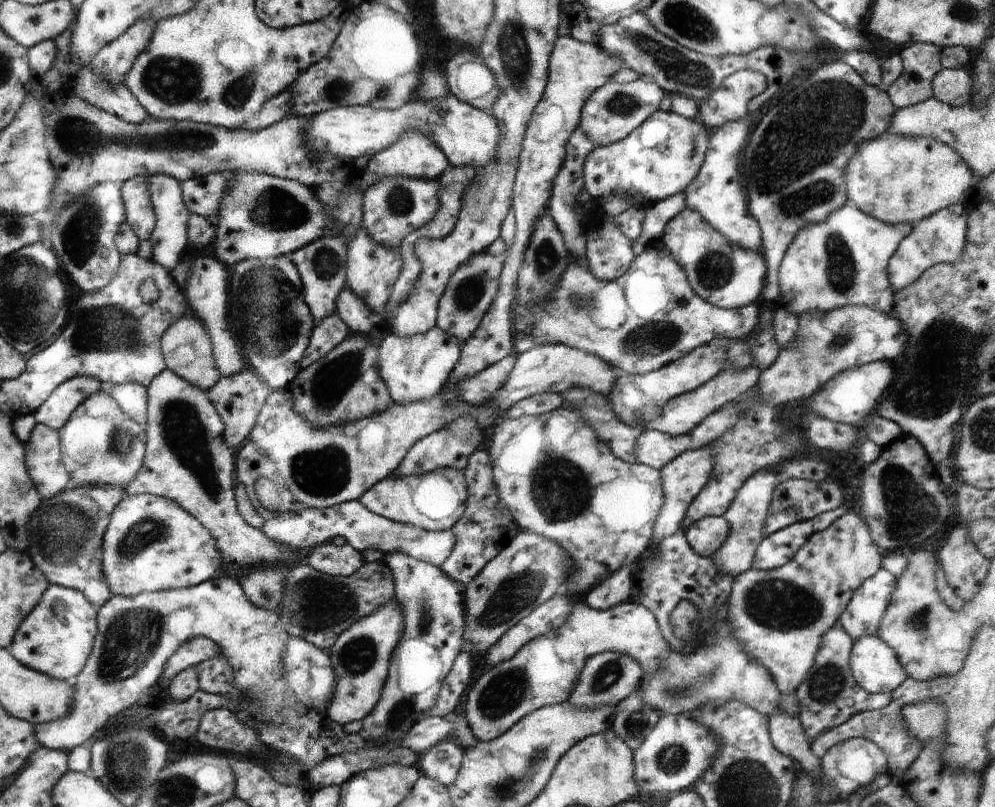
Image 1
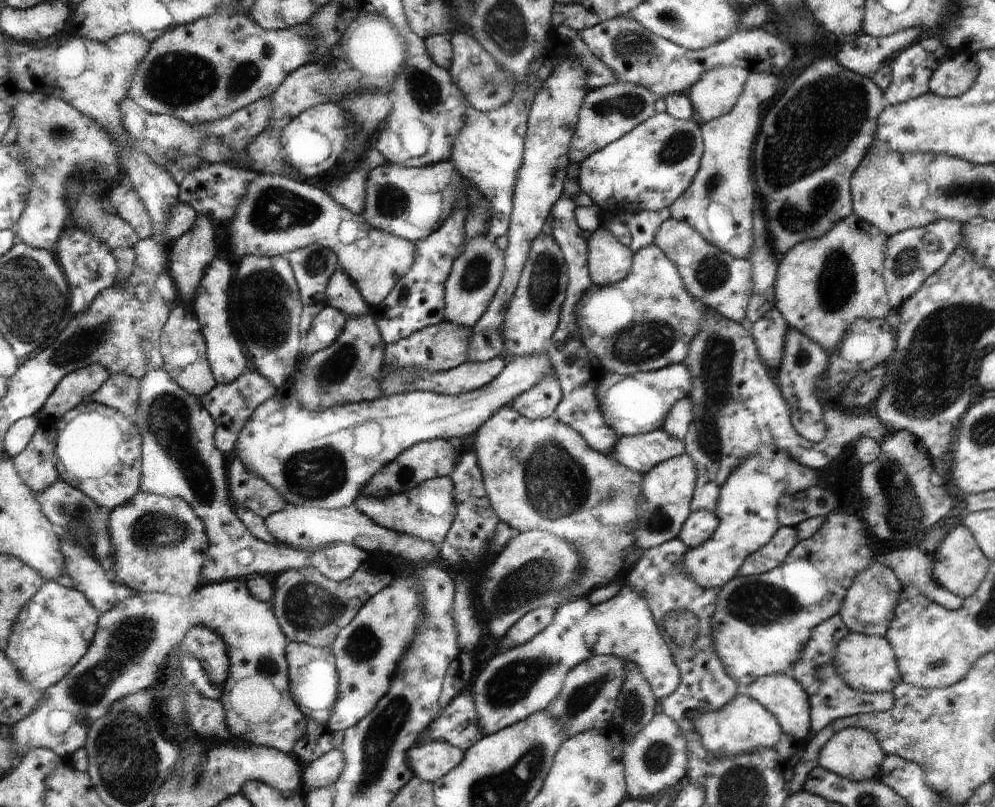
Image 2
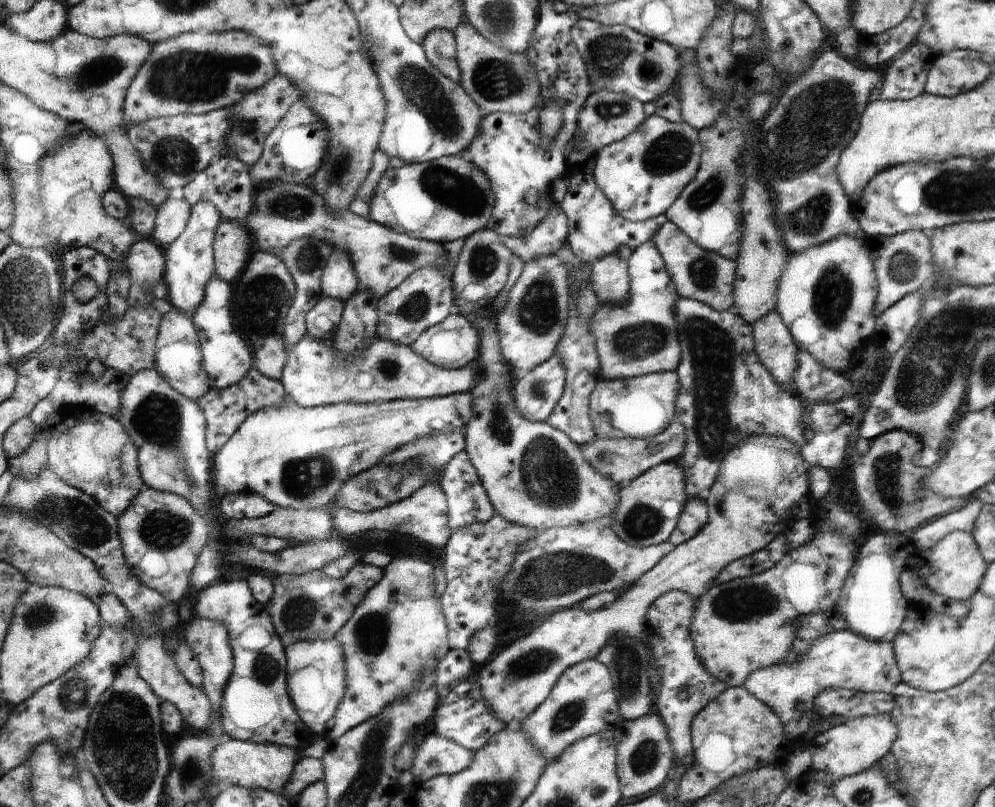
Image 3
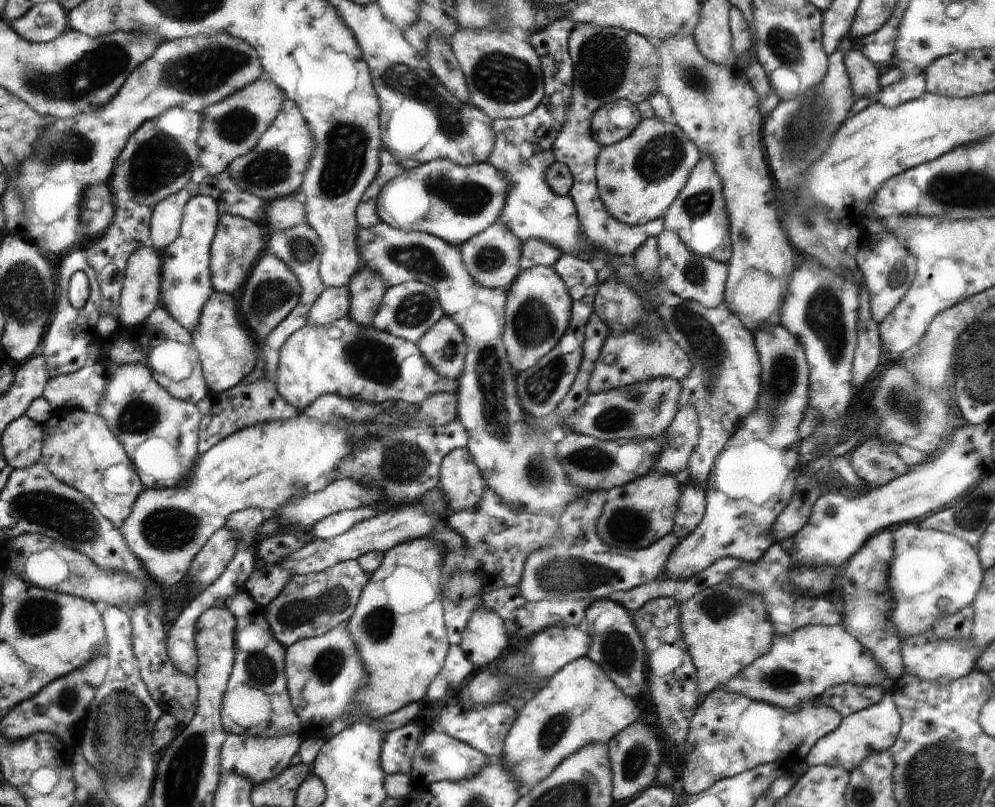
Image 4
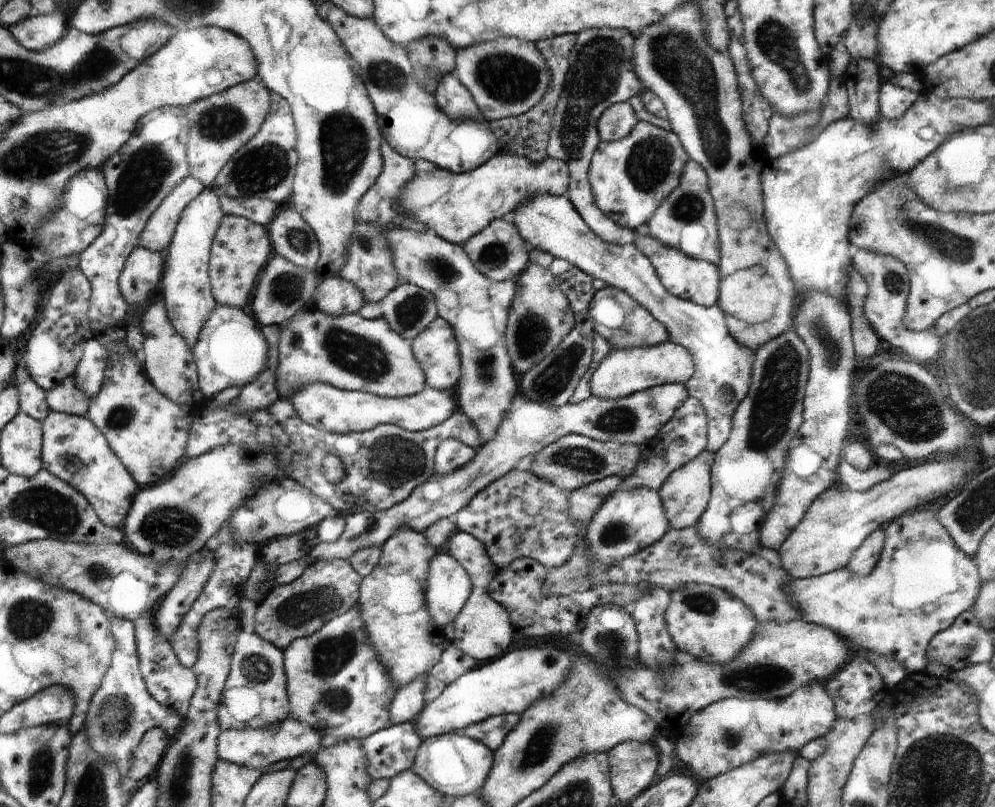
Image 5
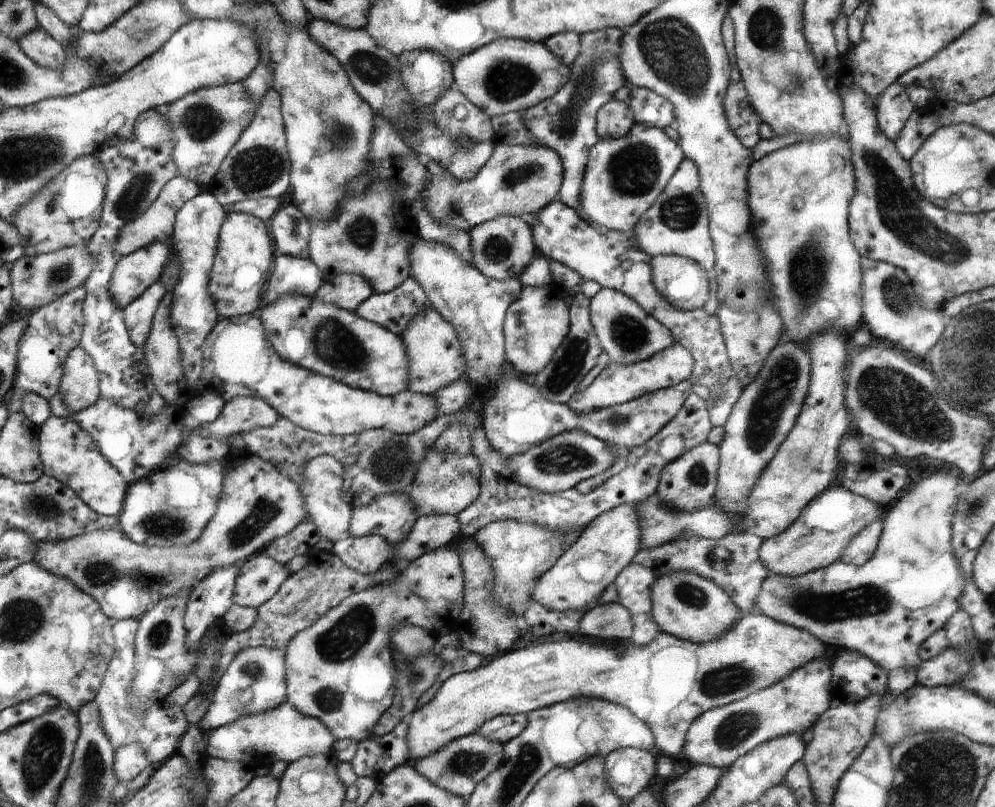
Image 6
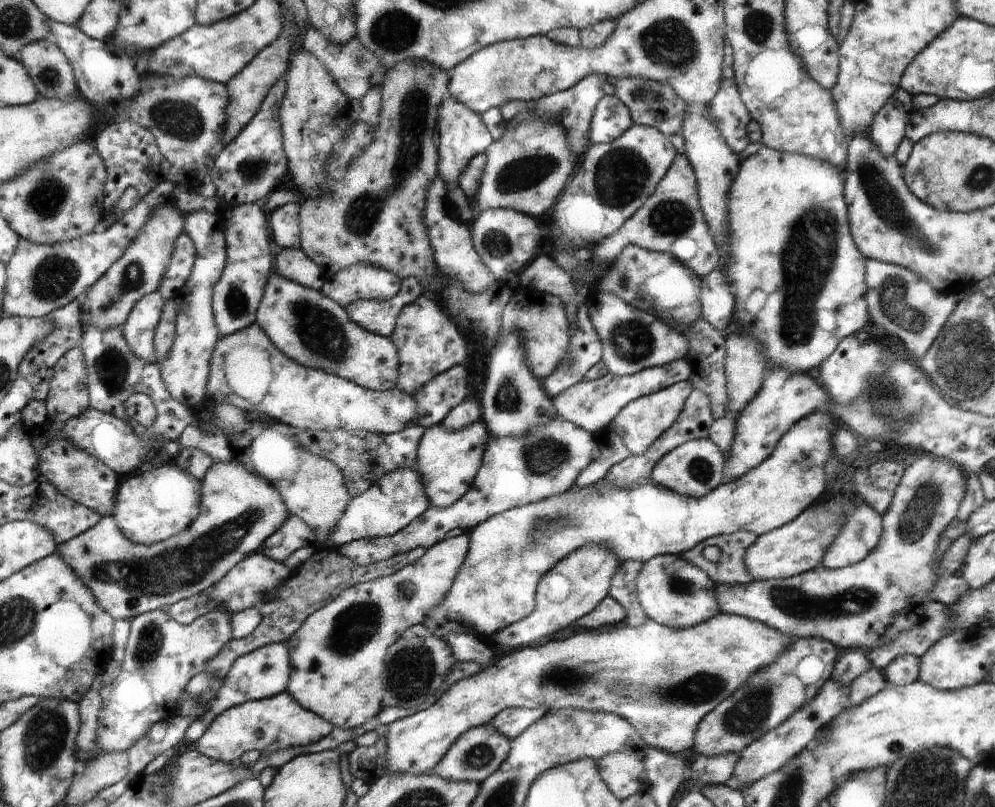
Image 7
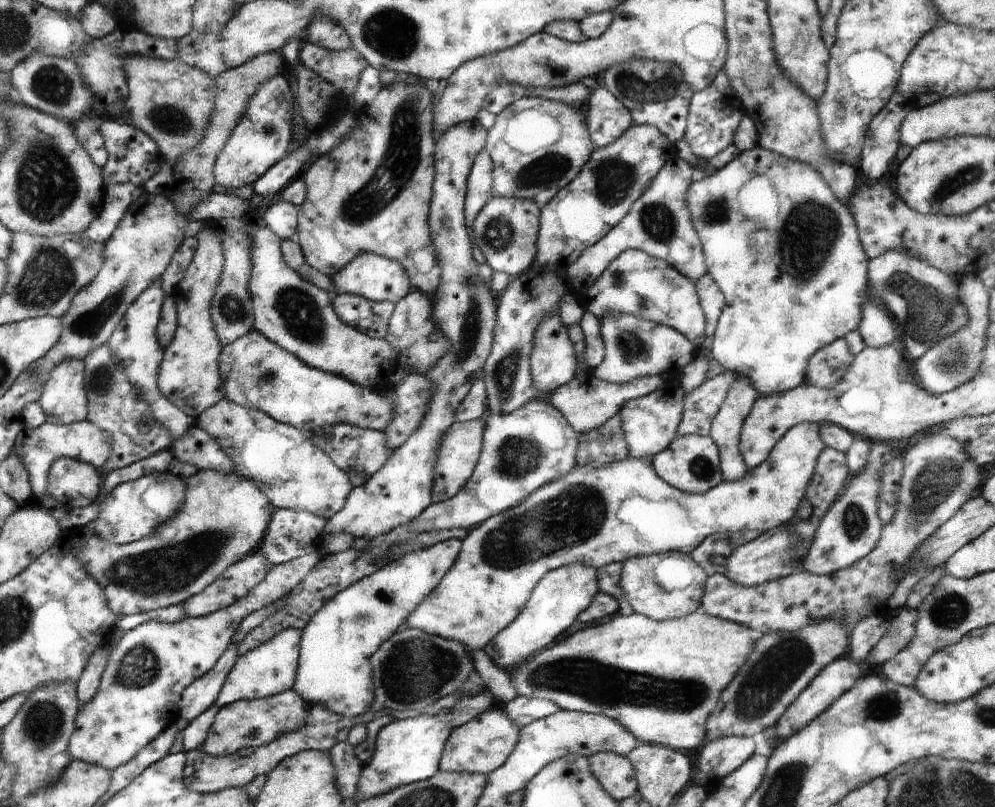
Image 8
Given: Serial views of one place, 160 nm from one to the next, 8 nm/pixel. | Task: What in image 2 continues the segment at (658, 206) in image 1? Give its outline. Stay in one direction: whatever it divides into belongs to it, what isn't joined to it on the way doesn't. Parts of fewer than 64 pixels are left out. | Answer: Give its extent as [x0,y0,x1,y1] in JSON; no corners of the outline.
[620,208,671,253]

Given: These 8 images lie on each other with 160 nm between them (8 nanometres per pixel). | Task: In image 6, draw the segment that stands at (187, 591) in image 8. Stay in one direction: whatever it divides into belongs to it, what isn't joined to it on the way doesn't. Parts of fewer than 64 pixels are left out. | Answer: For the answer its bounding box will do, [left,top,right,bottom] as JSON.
[36,456,308,621]

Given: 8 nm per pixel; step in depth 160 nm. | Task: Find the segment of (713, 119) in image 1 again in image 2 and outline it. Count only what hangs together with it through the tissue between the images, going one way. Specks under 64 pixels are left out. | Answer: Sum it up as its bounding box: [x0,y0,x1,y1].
[687,66,748,123]

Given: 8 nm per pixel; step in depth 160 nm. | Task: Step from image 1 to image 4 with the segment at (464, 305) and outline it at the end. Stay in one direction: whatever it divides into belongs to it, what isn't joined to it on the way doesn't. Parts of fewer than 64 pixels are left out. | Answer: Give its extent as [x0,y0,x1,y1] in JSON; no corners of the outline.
[459,220,523,290]

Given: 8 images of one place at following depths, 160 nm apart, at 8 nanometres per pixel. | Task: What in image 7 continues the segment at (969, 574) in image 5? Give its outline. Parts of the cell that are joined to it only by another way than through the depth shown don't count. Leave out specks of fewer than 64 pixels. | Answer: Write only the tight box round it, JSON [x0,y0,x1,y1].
[716,456,966,649]

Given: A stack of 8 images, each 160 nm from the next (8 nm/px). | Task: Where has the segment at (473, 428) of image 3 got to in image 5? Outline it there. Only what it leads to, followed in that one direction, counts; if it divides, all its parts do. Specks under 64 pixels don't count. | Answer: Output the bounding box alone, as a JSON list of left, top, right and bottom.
[385,228,518,444]

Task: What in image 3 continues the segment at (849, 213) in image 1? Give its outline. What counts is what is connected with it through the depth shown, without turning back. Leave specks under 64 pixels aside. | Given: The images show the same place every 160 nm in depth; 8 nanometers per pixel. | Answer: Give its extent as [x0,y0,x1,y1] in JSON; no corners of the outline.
[776,236,879,372]

